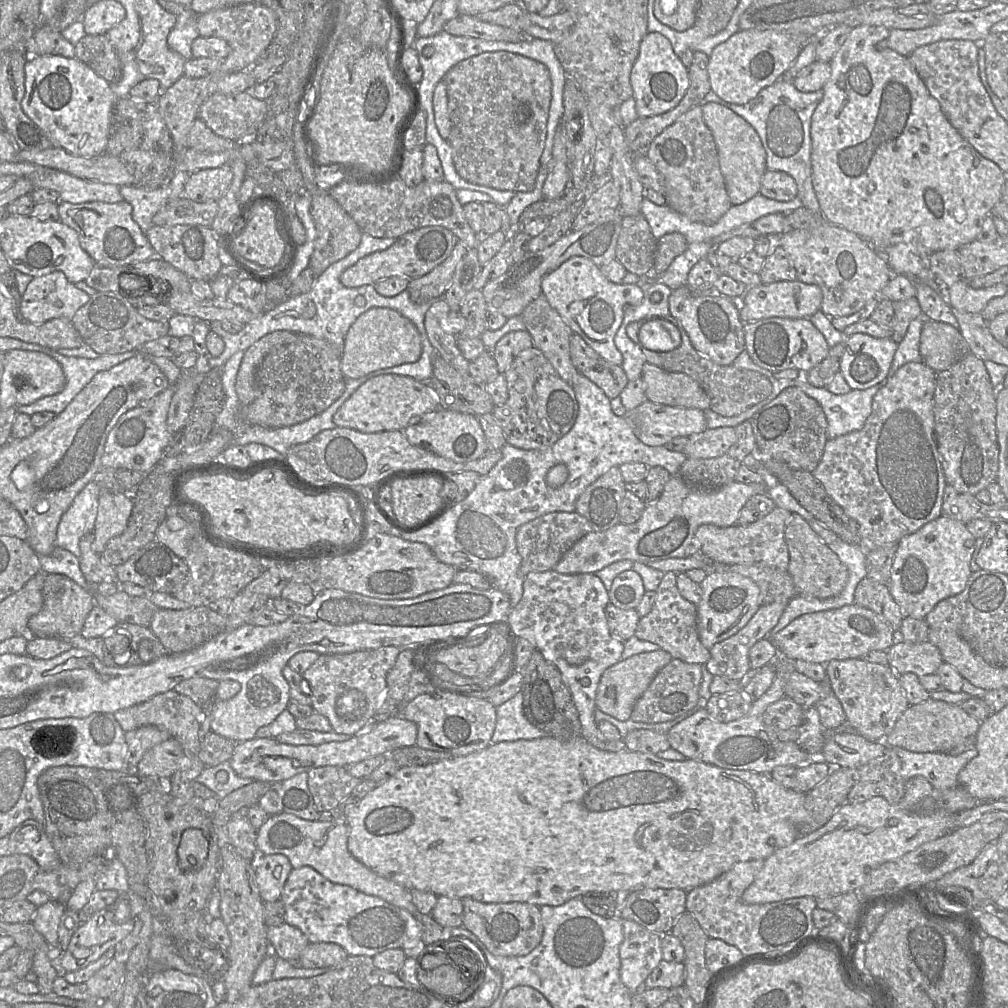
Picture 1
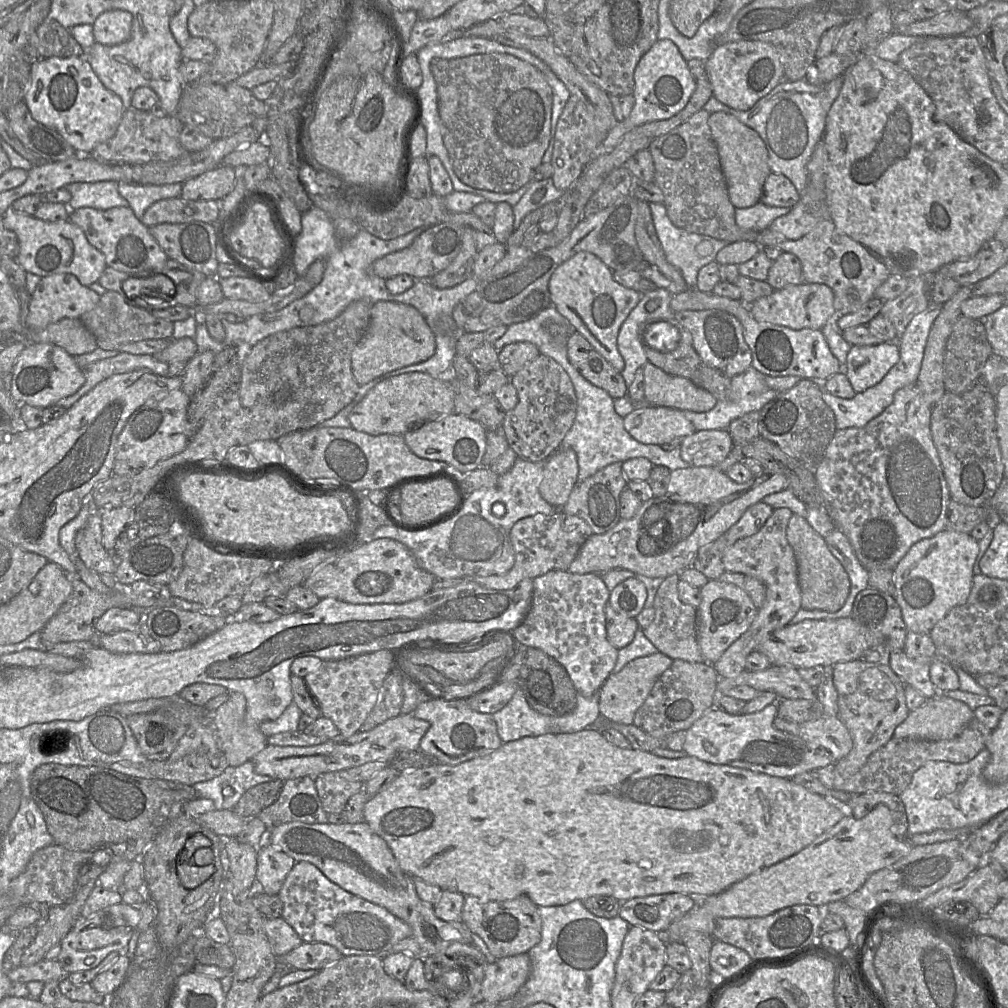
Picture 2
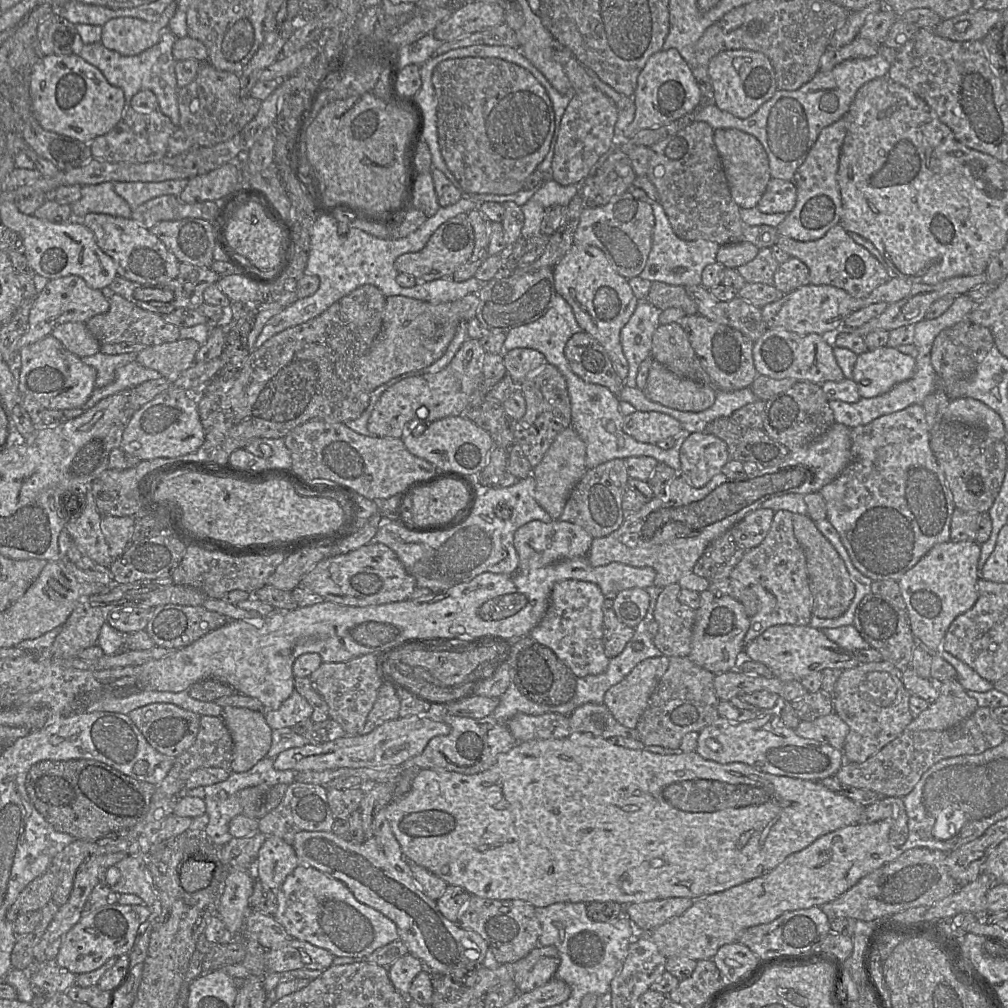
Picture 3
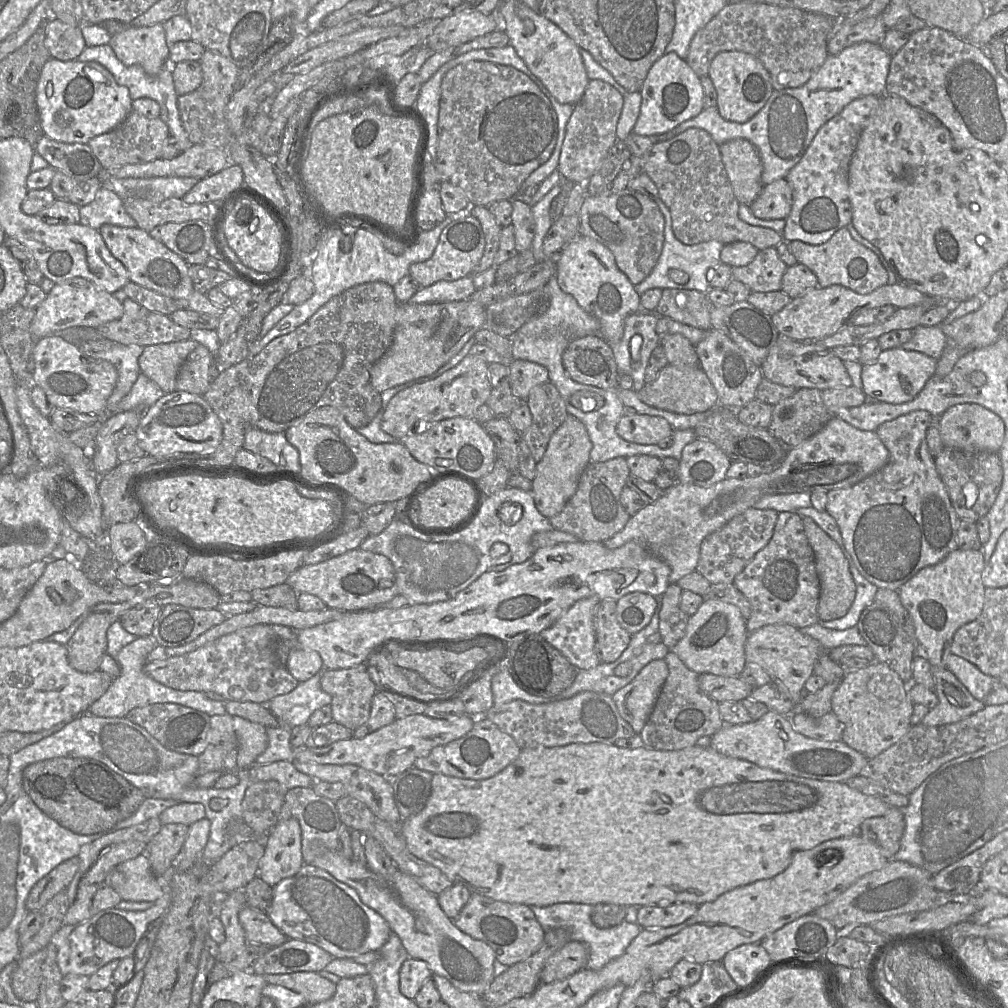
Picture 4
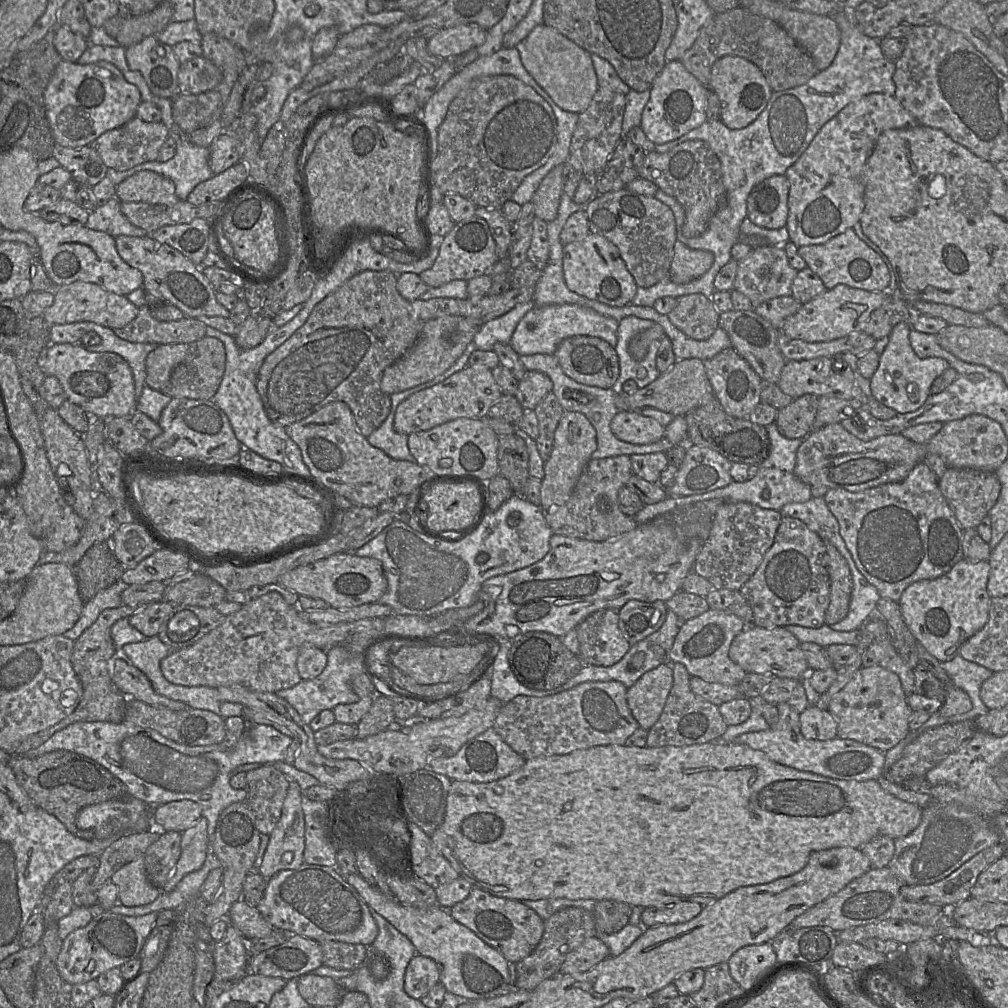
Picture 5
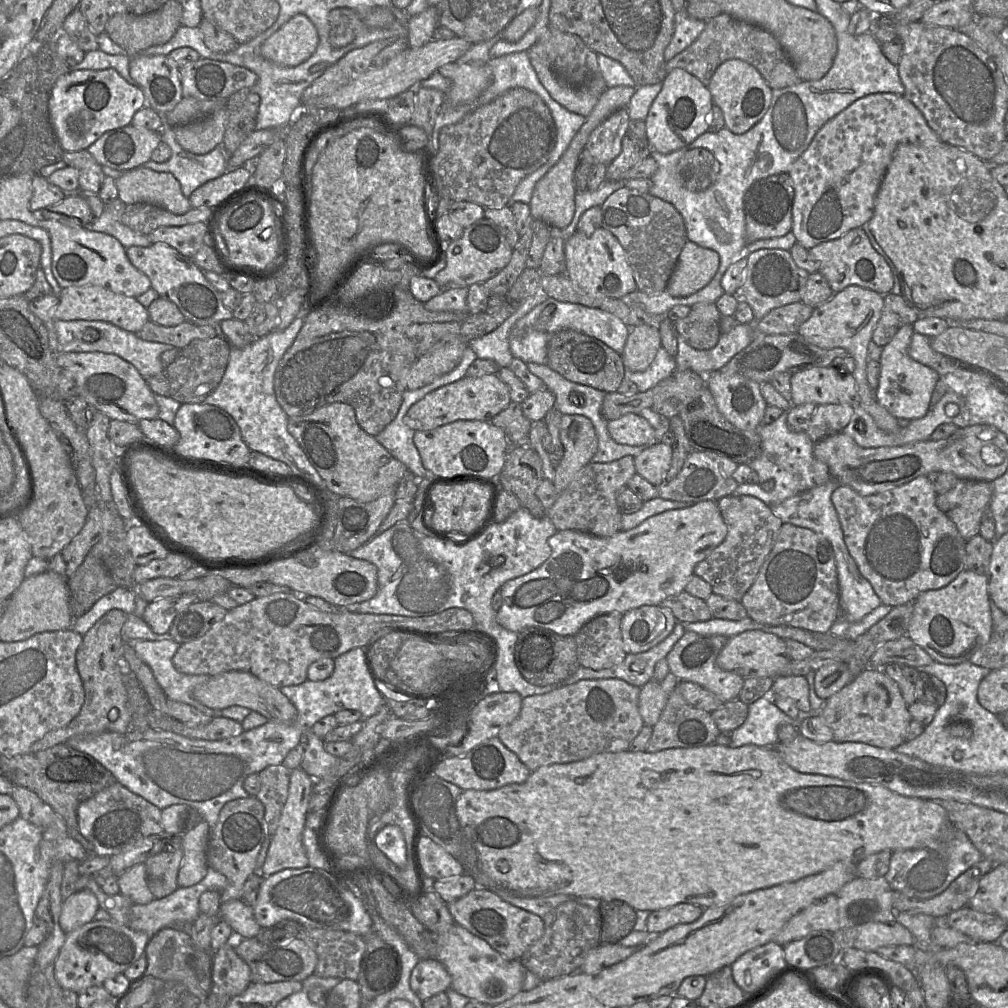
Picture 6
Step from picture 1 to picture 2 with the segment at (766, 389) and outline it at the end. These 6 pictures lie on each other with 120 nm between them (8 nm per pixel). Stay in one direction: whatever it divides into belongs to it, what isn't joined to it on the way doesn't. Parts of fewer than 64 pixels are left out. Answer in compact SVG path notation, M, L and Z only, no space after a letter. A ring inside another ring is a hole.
M675 317L656 321L662 320L676 327L679 332L679 343L672 351L653 350L651 347L645 346L644 351L647 360L668 374L688 378L697 386L710 392L717 400L725 399L730 389L731 378L704 363L693 347L690 333L675 319Z

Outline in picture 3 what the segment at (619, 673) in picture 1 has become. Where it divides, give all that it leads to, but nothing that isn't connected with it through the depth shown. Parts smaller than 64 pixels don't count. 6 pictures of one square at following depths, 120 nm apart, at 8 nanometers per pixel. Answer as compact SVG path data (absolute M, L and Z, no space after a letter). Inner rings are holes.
M664 655L645 659L622 681L607 690L603 704L621 725L630 729L637 727L650 696L668 665L669 658Z

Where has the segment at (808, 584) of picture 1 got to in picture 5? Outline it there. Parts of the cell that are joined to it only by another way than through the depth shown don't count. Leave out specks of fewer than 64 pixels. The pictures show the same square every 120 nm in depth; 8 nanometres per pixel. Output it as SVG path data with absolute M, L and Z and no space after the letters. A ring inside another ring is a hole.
M826 543L826 554L830 601L825 613L825 624L831 626L843 620L849 612L853 577L844 557L830 543Z

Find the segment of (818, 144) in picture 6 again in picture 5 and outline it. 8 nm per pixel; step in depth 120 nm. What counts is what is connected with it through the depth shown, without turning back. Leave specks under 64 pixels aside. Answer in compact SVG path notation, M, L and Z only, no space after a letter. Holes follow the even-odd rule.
M869 93L844 106L819 129L806 150L784 173L789 181L788 218L789 241L797 247L823 244L859 222L864 209L863 172L879 135L889 129L904 129L919 125L893 95Z

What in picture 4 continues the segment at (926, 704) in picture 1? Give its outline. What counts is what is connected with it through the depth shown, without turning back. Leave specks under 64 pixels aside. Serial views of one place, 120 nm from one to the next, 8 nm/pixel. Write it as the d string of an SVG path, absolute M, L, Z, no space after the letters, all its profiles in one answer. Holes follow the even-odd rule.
M931 666L931 674L935 683L934 692L938 698L938 703L923 717L921 724L925 726L941 726L956 723L984 708L984 702L975 699L948 669Z

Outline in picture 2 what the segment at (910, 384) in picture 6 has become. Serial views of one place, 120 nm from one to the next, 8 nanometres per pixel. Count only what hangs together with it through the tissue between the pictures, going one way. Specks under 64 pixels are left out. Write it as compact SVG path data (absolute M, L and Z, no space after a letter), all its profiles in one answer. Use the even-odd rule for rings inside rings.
M896 341L876 345L853 345L843 369L856 393L879 383L899 361L900 351Z

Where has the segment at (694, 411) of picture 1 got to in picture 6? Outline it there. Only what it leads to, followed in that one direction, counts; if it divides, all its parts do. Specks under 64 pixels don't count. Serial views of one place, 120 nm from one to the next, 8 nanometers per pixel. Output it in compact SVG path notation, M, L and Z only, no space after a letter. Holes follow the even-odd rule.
M628 413L607 422L607 429L612 439L630 446L646 444L655 433L655 429L640 414Z

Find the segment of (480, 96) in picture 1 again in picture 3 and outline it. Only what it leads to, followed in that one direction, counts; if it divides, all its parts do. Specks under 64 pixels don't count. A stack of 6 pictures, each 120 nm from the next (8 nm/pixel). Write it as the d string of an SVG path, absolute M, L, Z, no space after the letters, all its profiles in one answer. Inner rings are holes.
M495 57L452 58L440 62L432 74L432 83L437 98L438 143L442 157L456 180L466 193L511 195L524 187L526 179L537 169L550 149L555 130L555 113L545 88L525 68Z

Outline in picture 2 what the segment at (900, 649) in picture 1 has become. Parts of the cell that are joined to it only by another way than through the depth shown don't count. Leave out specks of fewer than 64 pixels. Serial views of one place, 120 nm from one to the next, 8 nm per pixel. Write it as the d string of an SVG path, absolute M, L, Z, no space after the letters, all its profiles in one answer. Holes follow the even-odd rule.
M904 651L887 654L886 663L905 685L915 688L927 700L935 698L940 693L930 679L931 663L916 662Z

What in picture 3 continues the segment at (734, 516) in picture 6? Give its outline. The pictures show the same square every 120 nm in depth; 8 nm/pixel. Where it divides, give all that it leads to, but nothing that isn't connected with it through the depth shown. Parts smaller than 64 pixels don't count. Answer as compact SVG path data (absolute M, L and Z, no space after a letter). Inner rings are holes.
M759 508L747 514L740 522L711 542L702 556L694 565L692 572L705 578L709 583L730 577L731 571L742 557L751 549L758 546L766 537L773 520L775 511Z

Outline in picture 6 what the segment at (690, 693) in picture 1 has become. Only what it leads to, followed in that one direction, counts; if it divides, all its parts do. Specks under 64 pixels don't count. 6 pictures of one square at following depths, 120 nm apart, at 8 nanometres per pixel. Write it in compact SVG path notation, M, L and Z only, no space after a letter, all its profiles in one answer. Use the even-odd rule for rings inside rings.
M678 685L671 693L659 721L652 727L653 732L646 746L647 752L658 752L669 748L691 748L705 746L715 742L720 735L711 713L687 703Z

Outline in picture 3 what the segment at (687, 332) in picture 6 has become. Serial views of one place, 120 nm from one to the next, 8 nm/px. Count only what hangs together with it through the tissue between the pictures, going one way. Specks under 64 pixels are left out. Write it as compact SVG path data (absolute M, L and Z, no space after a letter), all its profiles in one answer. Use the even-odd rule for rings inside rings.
M653 281L647 301L661 311L675 307L683 310L686 315L698 314L696 303L688 296L683 286L672 286Z

